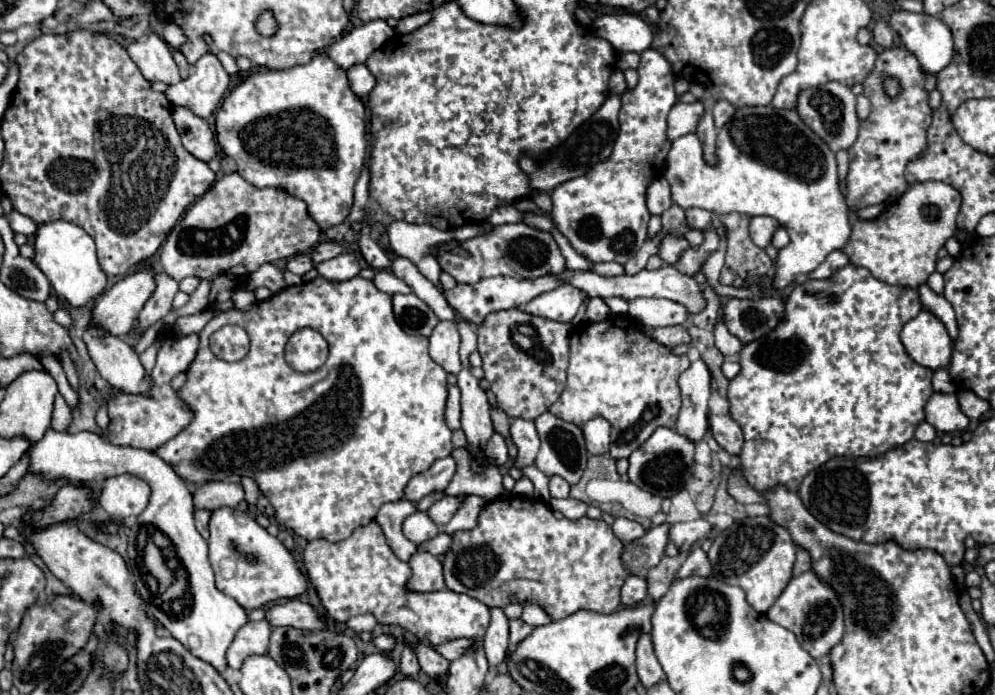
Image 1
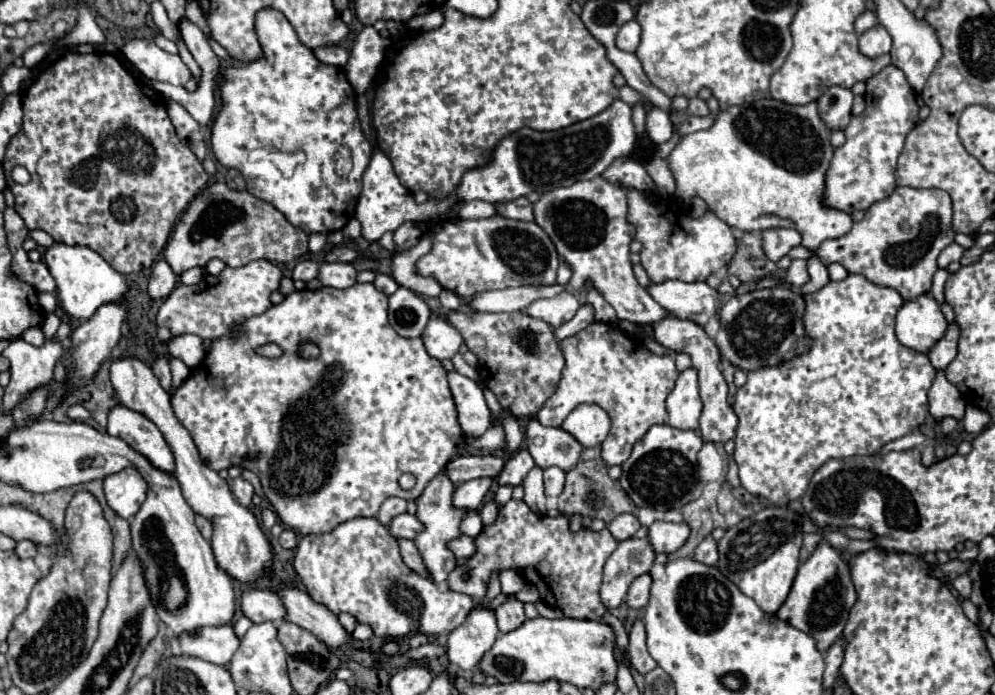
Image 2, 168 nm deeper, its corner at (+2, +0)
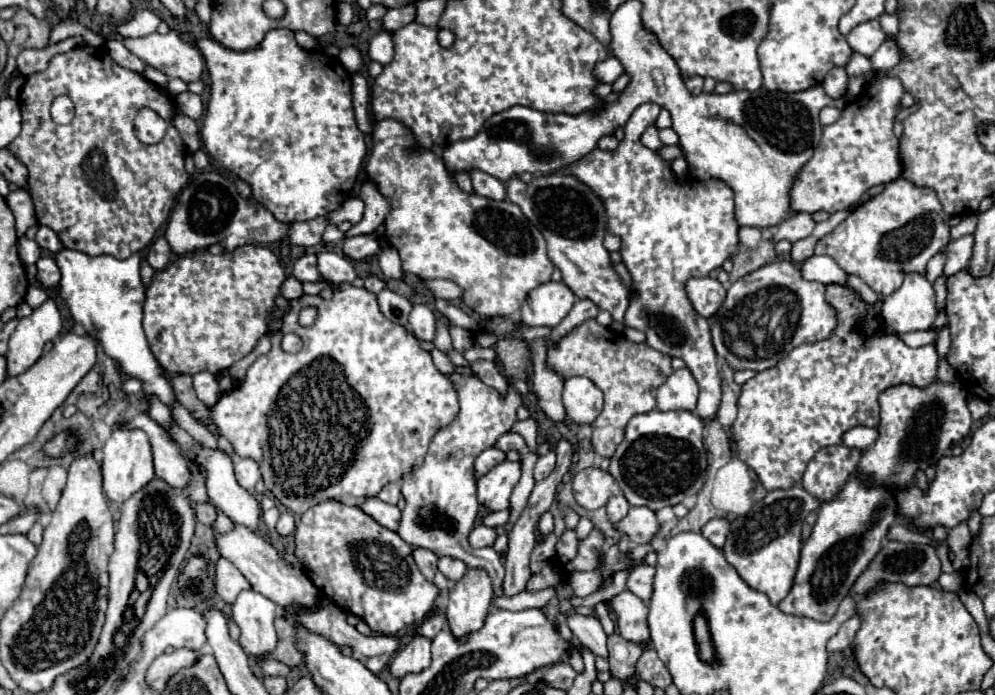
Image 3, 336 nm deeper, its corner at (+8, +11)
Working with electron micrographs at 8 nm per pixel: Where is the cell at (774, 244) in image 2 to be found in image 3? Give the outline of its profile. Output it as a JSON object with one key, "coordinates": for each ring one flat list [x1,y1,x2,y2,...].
{"coordinates":[[792,214,784,222,780,222,778,232,774,234,774,242,780,242,780,240,798,242,798,240,810,236,814,226,816,226,816,222,812,220,810,214]]}

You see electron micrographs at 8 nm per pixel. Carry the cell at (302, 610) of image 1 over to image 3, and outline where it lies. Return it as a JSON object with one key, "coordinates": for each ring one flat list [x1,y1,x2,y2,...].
{"coordinates":[[218,558,216,574,214,574,214,588,224,602,232,604,238,592,250,588,250,584,232,562,228,562,226,558]]}

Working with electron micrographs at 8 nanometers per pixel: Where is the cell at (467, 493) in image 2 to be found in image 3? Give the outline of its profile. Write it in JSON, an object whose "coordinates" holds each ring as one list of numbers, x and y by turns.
{"coordinates":[[492,446,492,448,488,448,488,450,484,450,478,458,476,458,476,478,480,478,480,476,484,476,488,470,492,470,496,464,500,464,500,462,504,462,506,460,506,454,502,452,502,450,498,450,496,446]]}

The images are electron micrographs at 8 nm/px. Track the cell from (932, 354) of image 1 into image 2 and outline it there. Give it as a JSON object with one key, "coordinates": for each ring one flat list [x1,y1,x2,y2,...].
{"coordinates":[[932,295,906,301,896,315,896,337,904,347,928,355,948,327,940,305]]}

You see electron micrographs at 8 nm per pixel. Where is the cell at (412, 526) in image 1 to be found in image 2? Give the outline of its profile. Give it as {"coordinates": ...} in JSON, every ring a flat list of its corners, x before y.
{"coordinates":[[402,513,394,517,390,523,390,533,400,539,414,539,420,531,422,531,422,523,418,521,416,515,410,513]]}

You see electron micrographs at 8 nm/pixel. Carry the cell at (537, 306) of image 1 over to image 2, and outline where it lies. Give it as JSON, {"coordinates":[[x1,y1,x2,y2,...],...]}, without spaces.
{"coordinates":[[562,291,550,299,538,299,526,307,526,313,530,317,542,319,550,323,552,327,560,327,562,323,570,321,580,307,578,299,570,291]]}

